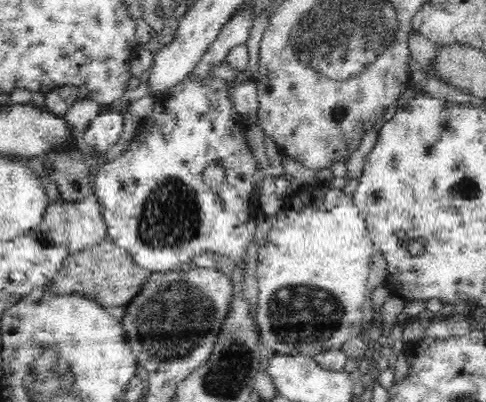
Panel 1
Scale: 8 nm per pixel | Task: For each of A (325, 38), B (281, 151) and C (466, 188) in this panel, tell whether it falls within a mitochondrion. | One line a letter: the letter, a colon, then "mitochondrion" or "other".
A: mitochondrion
B: other
C: mitochondrion

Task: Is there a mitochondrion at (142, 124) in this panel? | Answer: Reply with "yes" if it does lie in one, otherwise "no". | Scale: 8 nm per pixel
no

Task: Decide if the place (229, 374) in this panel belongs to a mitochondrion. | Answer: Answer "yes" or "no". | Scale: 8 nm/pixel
yes

